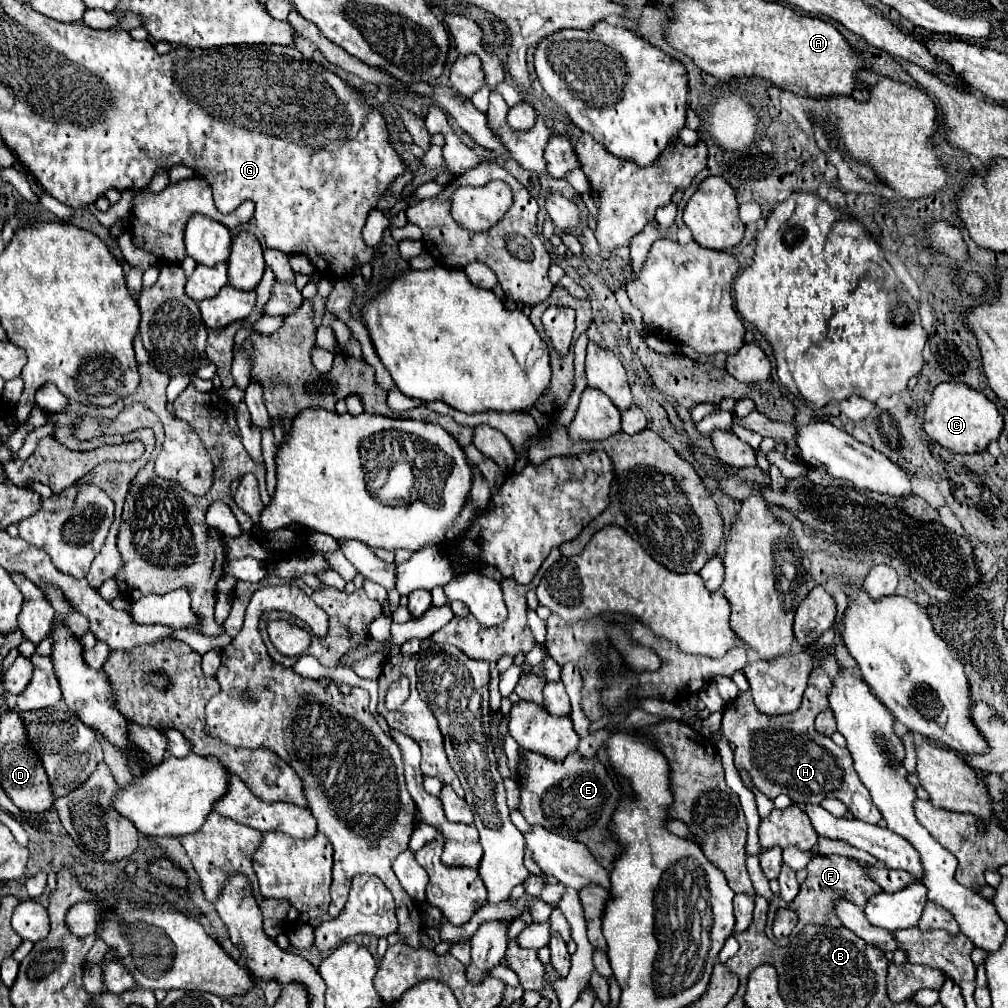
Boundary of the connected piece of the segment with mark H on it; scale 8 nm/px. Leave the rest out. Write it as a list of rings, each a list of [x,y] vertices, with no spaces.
[[[816,666],[810,672],[800,708],[782,716],[766,716],[758,712],[750,692],[742,692],[736,700],[726,704],[722,730],[734,746],[734,764],[746,768],[754,784],[770,800],[780,794],[790,796],[796,804],[816,804],[824,798],[838,798],[846,804],[854,818],[876,824],[882,816],[880,812],[876,812],[876,806],[872,804],[872,798],[868,796],[864,784],[860,784],[860,778],[856,776],[856,770],[852,766],[850,752],[846,748],[836,746],[830,738],[814,730],[814,718],[828,708],[826,696],[830,684],[832,680],[824,672],[824,668]]]

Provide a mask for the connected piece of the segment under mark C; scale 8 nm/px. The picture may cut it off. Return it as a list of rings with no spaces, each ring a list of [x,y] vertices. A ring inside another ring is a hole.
[[[942,382],[932,392],[932,402],[924,414],[924,430],[940,446],[960,452],[960,454],[978,454],[988,448],[992,440],[998,440],[1004,428],[1004,418],[996,404],[988,400],[982,392],[968,388],[956,382]]]

